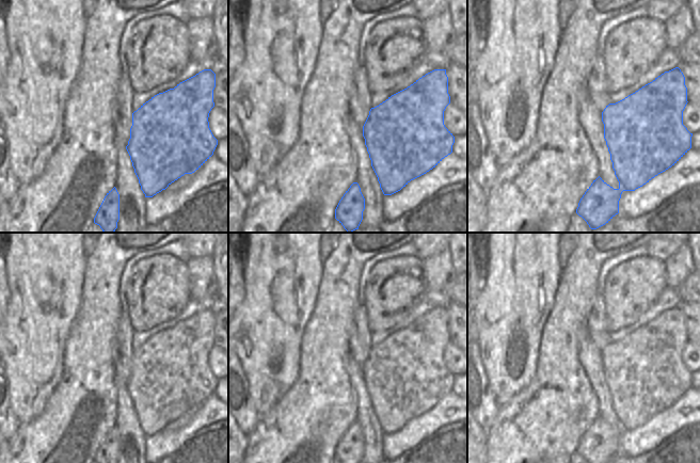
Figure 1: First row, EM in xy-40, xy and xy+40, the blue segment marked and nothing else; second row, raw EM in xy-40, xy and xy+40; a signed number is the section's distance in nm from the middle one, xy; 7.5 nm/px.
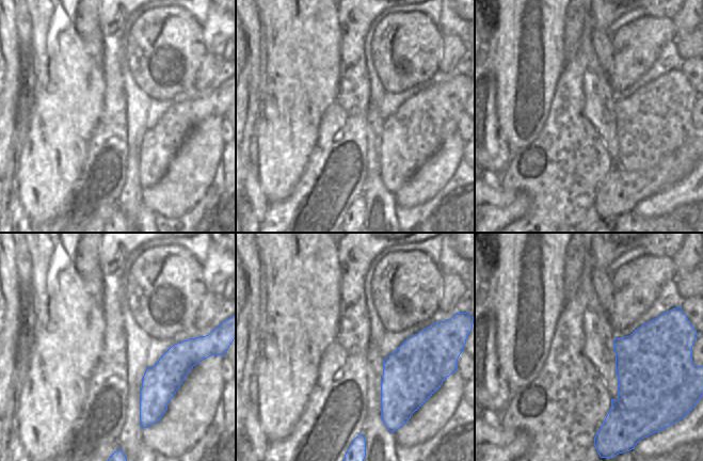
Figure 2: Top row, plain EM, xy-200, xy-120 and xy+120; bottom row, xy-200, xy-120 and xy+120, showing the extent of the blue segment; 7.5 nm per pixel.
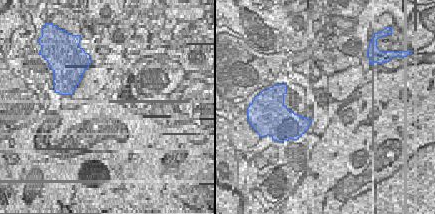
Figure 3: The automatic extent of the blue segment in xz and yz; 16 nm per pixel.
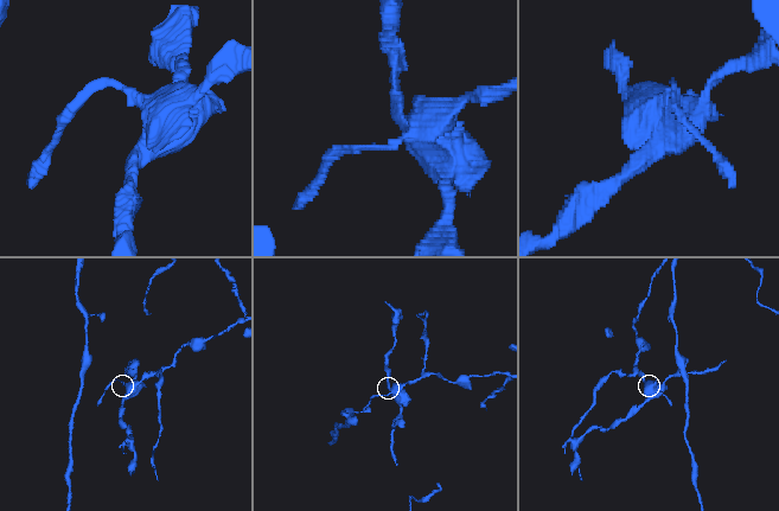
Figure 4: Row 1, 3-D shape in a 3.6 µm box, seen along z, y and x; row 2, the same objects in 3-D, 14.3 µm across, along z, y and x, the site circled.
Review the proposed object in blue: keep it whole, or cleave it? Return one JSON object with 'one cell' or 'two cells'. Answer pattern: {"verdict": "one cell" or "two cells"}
{"verdict": "two cells"}

